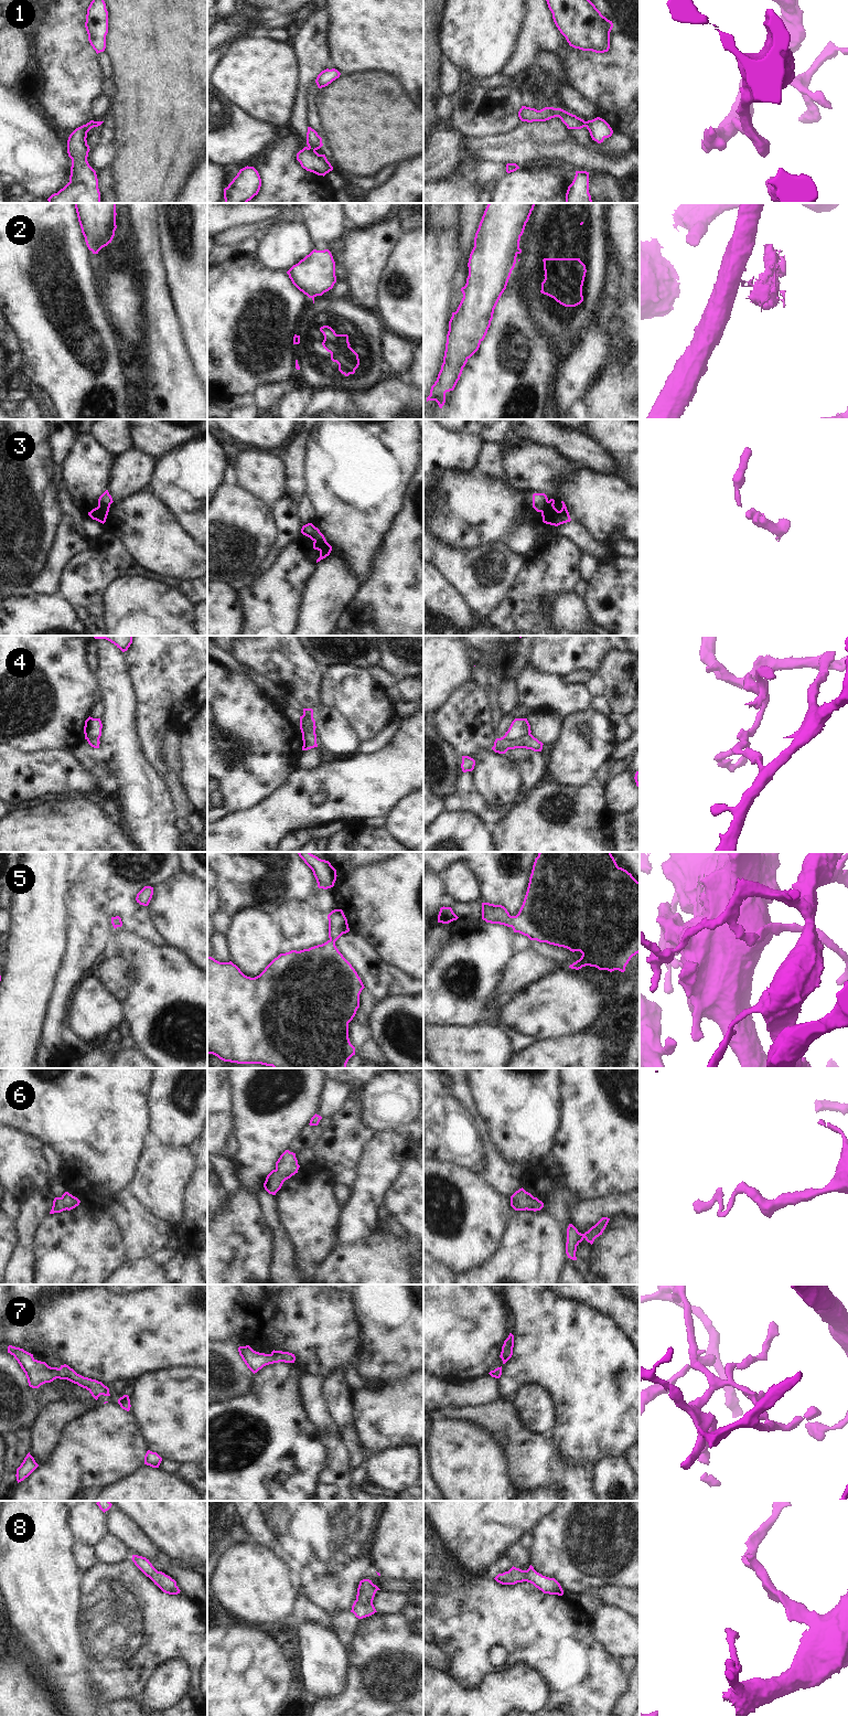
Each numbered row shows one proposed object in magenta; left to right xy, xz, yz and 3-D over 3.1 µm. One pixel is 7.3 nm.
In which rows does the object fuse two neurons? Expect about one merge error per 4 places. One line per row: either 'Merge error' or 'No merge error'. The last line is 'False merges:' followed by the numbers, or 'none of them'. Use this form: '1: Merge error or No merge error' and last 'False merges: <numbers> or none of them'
1: Merge error
2: Merge error
3: Merge error
4: Merge error
5: No merge error
6: No merge error
7: No merge error
8: No merge error
False merges: 1, 2, 3, 4.

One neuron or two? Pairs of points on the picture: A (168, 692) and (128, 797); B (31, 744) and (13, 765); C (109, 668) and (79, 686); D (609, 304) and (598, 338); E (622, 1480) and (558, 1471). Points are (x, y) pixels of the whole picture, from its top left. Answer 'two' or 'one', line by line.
A: two
B: two
C: two
D: one
E: two

